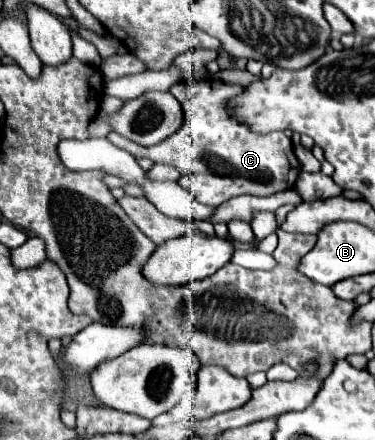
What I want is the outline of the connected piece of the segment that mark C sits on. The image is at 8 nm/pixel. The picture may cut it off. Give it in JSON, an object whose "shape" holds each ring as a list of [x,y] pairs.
{"shape":[[[183,79],[169,91],[183,107],[183,125],[173,135],[151,147],[137,145],[113,131],[107,135],[107,139],[113,145],[129,151],[135,159],[147,157],[153,163],[173,165],[179,169],[181,175],[189,175],[193,179],[195,199],[205,205],[219,207],[223,201],[237,195],[267,197],[277,191],[287,191],[295,185],[301,163],[295,157],[291,137],[287,137],[285,133],[255,135],[235,119],[227,117],[225,101],[241,93],[243,86],[213,79]]]}

